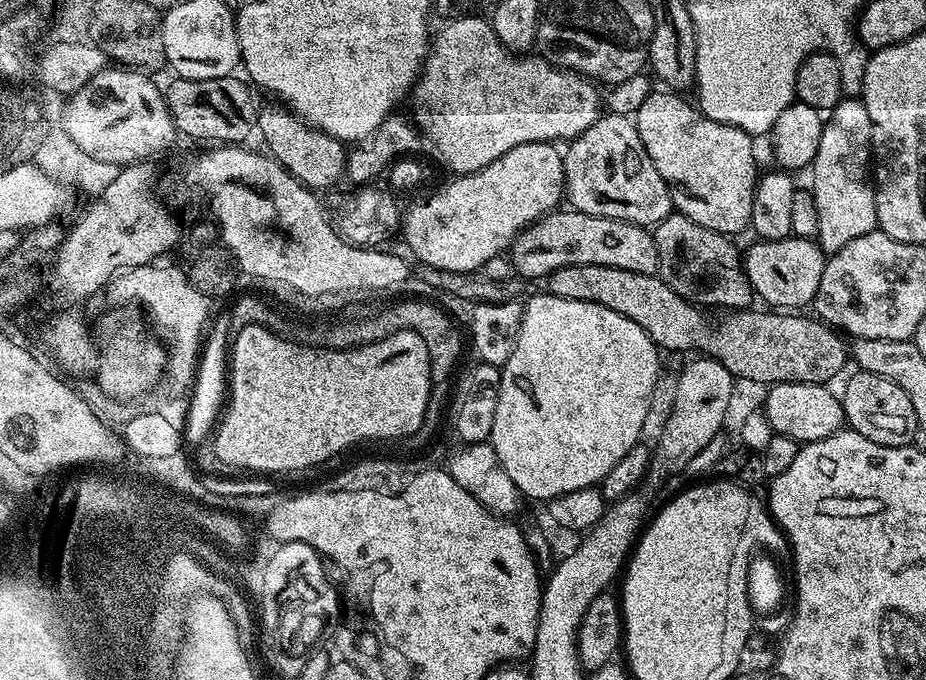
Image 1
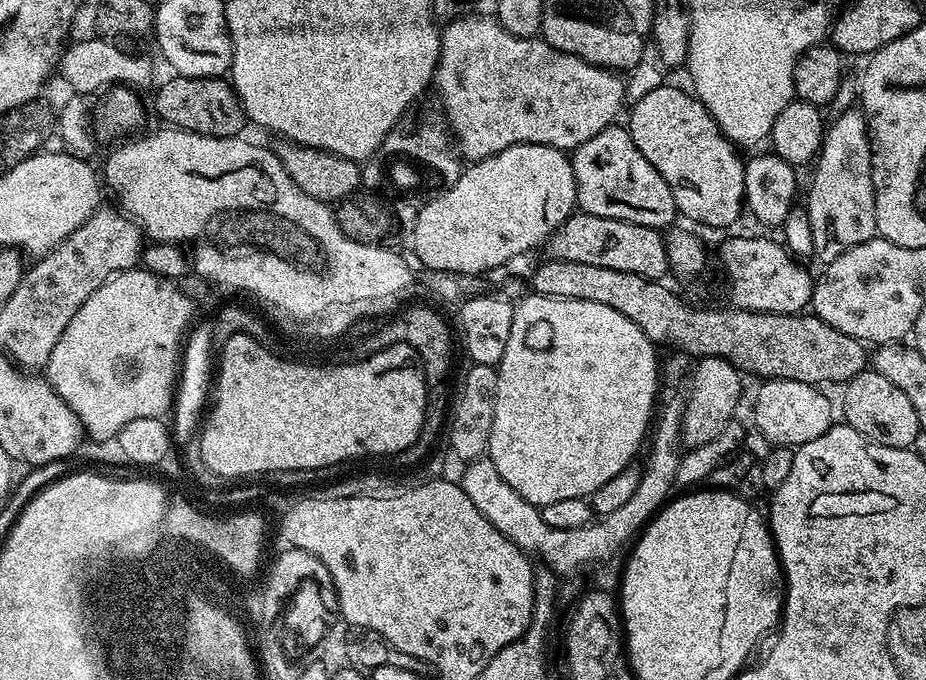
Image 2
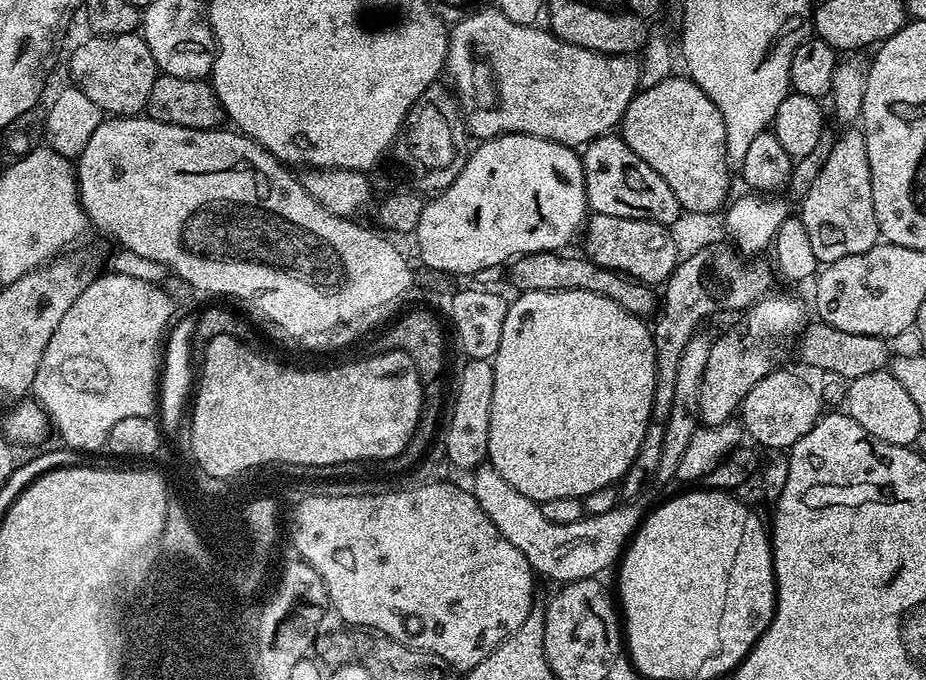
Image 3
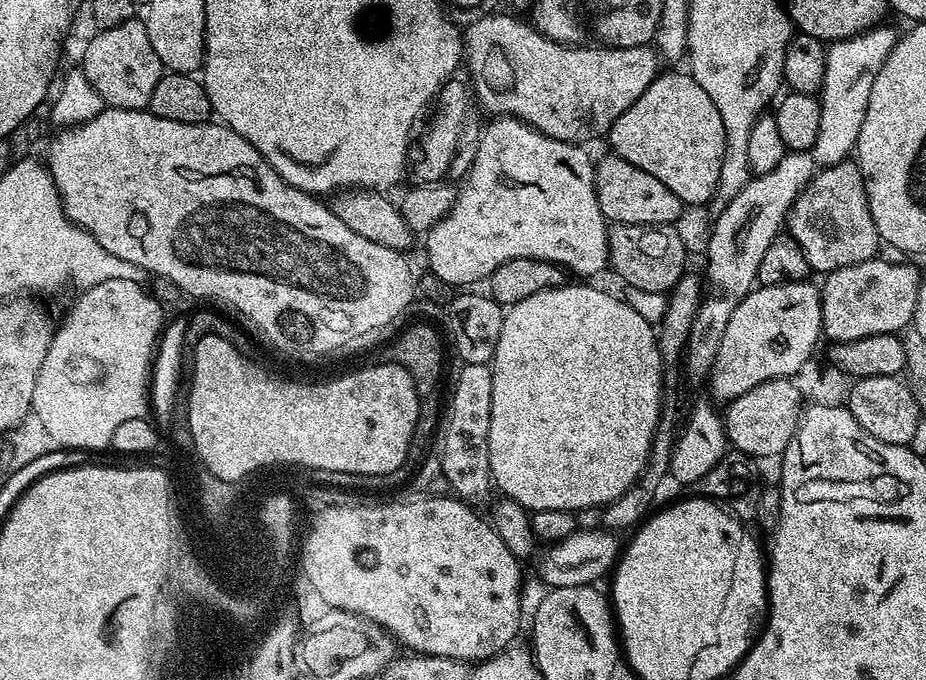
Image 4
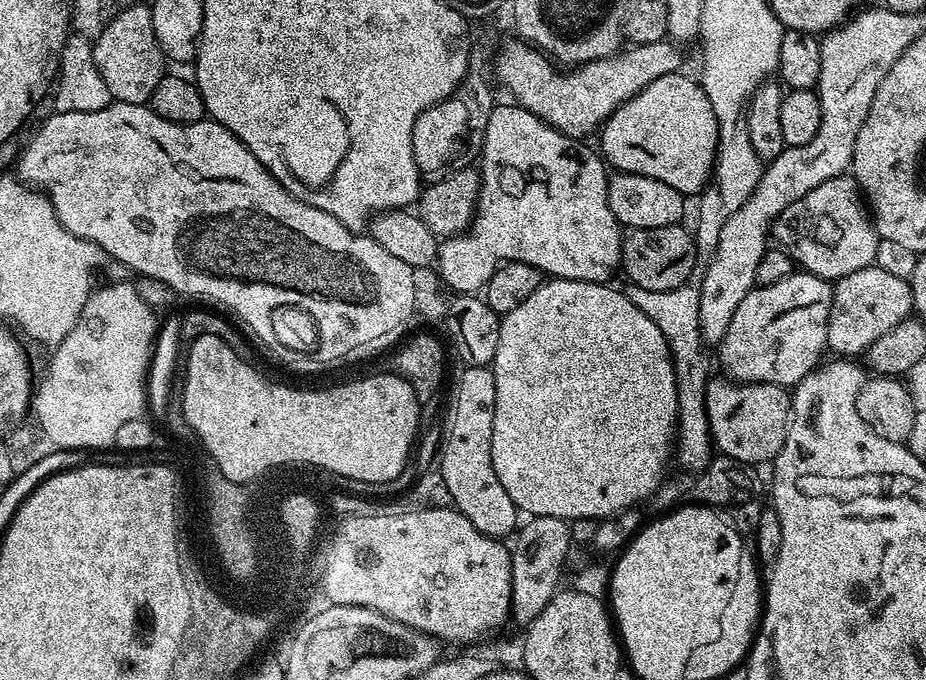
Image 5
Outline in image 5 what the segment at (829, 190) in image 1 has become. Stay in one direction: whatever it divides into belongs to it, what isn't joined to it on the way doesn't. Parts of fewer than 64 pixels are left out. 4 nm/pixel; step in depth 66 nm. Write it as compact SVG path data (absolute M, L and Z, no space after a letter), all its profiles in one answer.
M850 174L835 176L822 186L814 186L798 202L786 206L771 229L775 243L788 252L803 271L829 282L841 280L854 270L873 267L876 256L876 225L860 191Z

